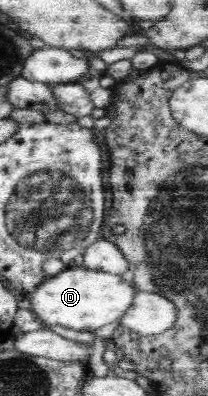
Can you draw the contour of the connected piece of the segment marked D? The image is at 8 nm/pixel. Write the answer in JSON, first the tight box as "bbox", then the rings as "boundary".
{"bbox":[28,265,138,332],"boundary":[[[73,265],[66,267],[56,276],[49,277],[46,284],[32,295],[28,305],[47,327],[53,323],[60,323],[65,327],[93,332],[103,325],[121,319],[134,304],[138,293],[134,282],[123,280],[121,273]]]}

